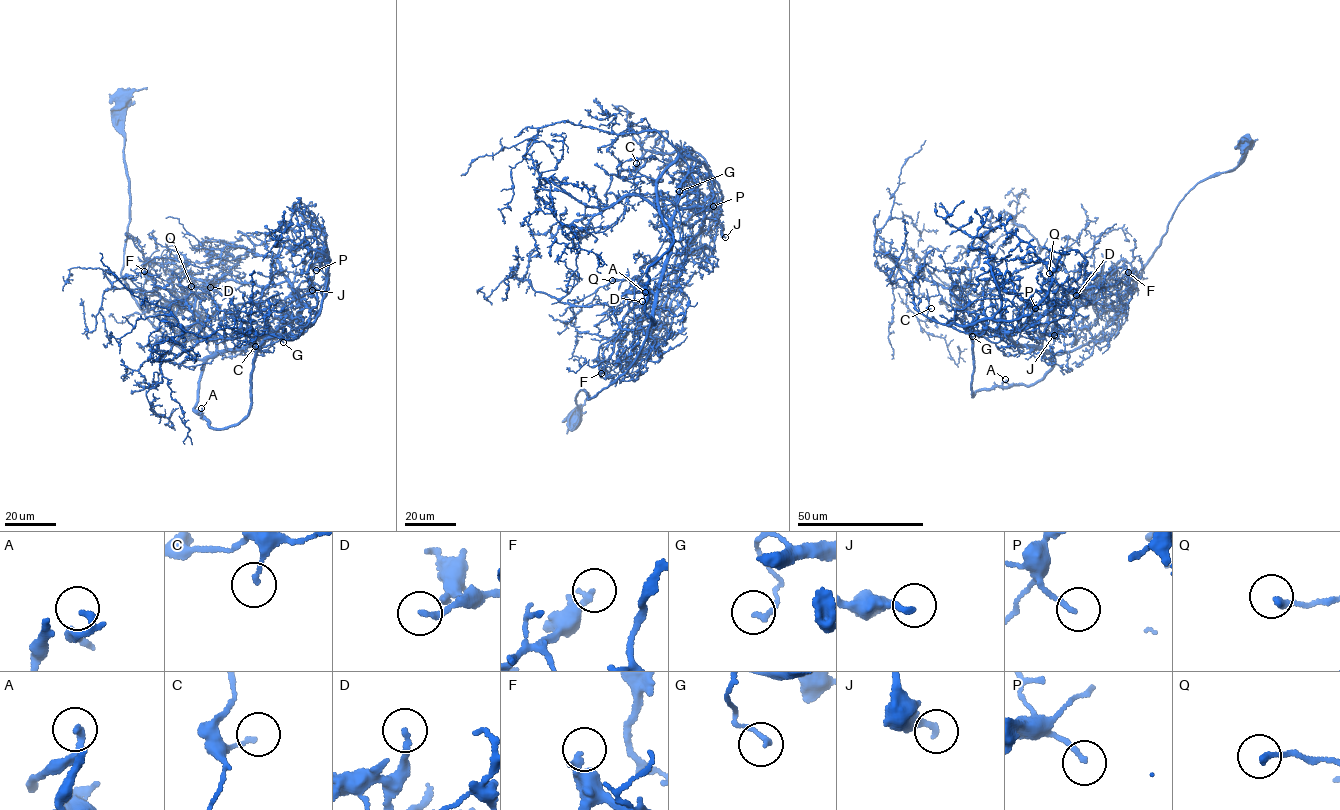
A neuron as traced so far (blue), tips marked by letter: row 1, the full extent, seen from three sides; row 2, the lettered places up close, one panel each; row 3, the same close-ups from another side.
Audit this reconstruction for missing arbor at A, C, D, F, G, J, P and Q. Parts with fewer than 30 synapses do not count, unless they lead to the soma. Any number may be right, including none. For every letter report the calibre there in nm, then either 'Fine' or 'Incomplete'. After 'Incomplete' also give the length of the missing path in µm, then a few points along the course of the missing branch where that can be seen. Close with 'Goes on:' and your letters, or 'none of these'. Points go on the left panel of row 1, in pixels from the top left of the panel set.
A: Thickness 220 nm. Fine
C: Thickness 130 nm. Fine
D: Thickness 160 nm. Fine
F: Thickness 220 nm. Fine
G: Thickness 140 nm. Fine
J: Thickness 240 nm. Fine
P: Thickness 150 nm. Fine
Q: Thickness 220 nm. Fine
Goes on: none of these

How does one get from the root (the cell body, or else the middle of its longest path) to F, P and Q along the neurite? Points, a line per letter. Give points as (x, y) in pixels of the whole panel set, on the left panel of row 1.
F: (120, 98), (130, 203), (122, 278), (170, 341), (200, 360), (215, 353), (196, 292), (178, 299), (144, 271)
P: (120, 98), (130, 203), (121, 275), (170, 341), (203, 360), (274, 333), (303, 333), (327, 290), (316, 270)
Q: (120, 98), (122, 278), (154, 325), (202, 360), (216, 338), (194, 310), (206, 293), (191, 286)

